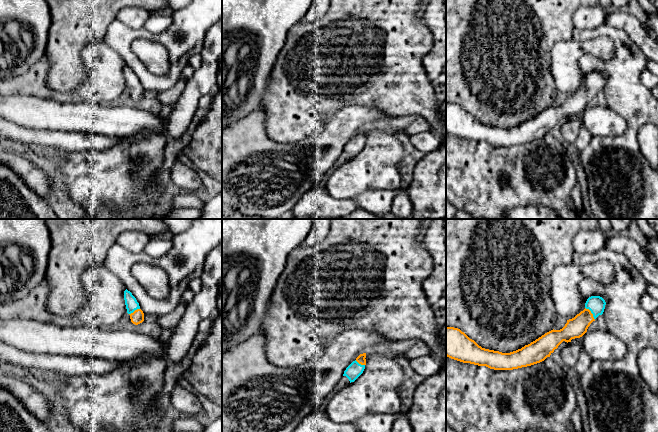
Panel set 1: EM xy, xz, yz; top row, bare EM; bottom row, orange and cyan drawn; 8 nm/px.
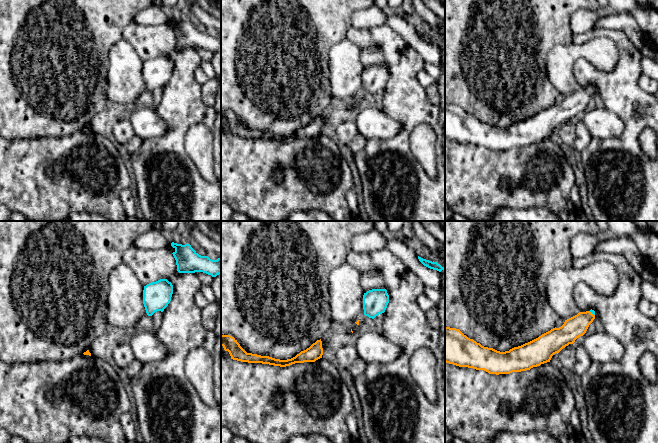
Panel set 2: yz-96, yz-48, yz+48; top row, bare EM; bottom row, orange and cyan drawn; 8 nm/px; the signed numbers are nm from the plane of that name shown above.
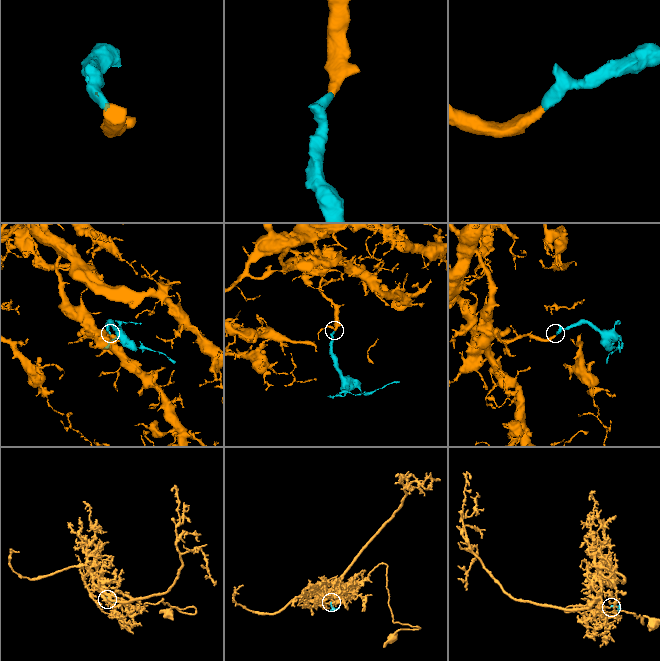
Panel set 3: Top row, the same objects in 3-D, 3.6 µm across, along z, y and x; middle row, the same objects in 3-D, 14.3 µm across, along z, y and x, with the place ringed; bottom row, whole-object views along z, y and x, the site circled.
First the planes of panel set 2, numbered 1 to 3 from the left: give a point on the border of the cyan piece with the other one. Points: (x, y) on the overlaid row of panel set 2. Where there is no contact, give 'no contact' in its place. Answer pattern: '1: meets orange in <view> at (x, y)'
1: no contact
2: no contact
3: meets orange in yz+48 at (591, 313)

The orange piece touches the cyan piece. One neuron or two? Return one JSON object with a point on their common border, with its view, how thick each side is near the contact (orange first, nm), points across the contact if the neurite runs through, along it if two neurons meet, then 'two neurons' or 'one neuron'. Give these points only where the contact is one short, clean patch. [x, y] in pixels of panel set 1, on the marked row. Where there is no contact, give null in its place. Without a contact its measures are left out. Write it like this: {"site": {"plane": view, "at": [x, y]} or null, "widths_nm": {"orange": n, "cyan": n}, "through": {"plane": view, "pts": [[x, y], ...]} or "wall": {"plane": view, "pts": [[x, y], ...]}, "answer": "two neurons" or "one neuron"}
{"site": {"plane": "yz", "at": [591, 313]}, "widths_nm": {"orange": 160, "cyan": 140}, "through": {"plane": "yz", "pts": [[576, 327], [591, 313], [596, 304]]}, "answer": "one neuron"}

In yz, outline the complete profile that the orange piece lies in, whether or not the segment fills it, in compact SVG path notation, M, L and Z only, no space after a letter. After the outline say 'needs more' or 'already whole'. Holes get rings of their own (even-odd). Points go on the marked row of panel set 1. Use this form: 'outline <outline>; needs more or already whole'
outline M591 296L585 309L567 320L560 330L551 330L521 349L510 353L489 350L479 346L458 328L446 327L446 356L494 370L513 370L544 361L563 342L582 337L590 324L602 315L606 302L600 296Z; needs more

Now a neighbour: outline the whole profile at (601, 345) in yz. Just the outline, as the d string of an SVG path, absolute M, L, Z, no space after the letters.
M607 330L586 332L582 336L581 346L592 360L601 362L620 360L627 351L626 345Z

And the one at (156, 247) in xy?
M151 236L150 241L144 249L144 253L151 257L159 258L166 254L172 246L171 240Z

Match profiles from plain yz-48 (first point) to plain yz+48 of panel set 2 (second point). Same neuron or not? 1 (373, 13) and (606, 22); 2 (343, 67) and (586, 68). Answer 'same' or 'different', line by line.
1: different
2: different

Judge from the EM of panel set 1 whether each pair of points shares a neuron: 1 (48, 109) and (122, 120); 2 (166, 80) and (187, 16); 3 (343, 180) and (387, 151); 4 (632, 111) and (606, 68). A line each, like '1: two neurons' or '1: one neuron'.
1: one neuron
2: one neuron
3: one neuron
4: one neuron

